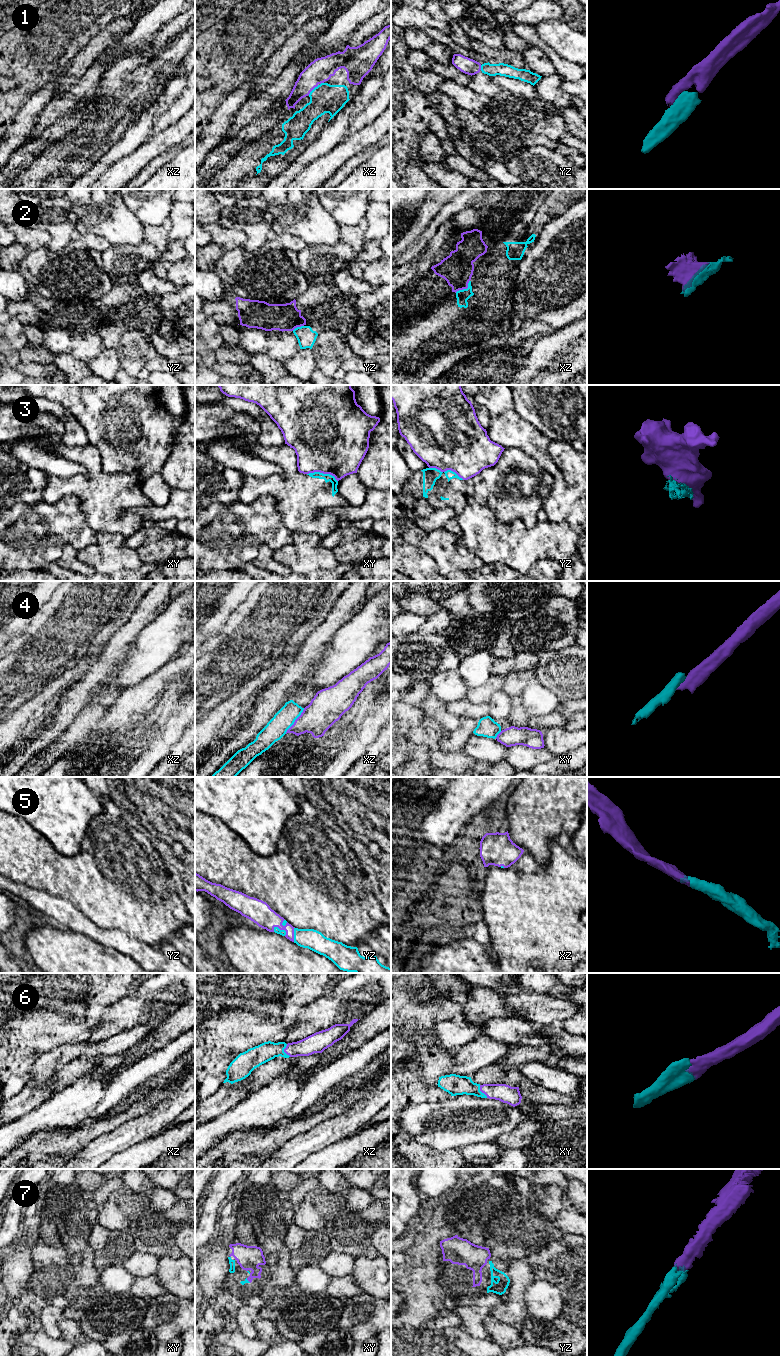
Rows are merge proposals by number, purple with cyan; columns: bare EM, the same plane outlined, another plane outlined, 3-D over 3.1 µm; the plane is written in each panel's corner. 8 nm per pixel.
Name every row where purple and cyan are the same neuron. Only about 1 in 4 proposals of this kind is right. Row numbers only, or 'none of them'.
1, 5, 6, 7

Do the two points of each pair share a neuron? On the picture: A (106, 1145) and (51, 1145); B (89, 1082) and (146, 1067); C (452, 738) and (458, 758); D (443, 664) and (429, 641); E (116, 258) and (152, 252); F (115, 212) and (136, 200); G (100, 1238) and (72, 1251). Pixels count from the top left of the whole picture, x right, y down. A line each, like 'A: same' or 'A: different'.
A: different
B: same
C: different
D: same
E: same
F: different
G: different

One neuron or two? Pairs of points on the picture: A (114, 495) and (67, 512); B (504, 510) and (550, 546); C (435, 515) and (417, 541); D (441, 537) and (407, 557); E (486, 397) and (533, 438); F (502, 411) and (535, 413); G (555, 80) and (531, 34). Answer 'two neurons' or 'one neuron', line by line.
A: two neurons
B: two neurons
C: two neurons
D: two neurons
E: one neuron
F: two neurons
G: two neurons

